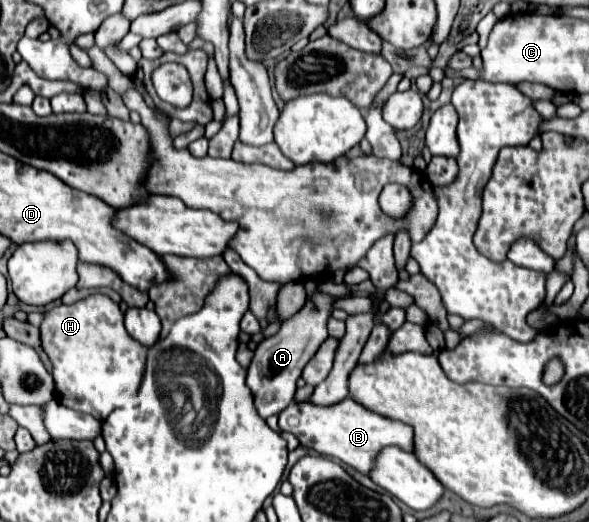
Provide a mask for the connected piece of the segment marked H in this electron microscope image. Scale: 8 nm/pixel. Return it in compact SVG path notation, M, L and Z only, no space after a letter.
M95 293L73 305L57 305L45 311L41 321L41 347L49 355L55 395L65 407L89 413L99 421L137 395L147 347L137 343L123 325L123 313L107 295Z

